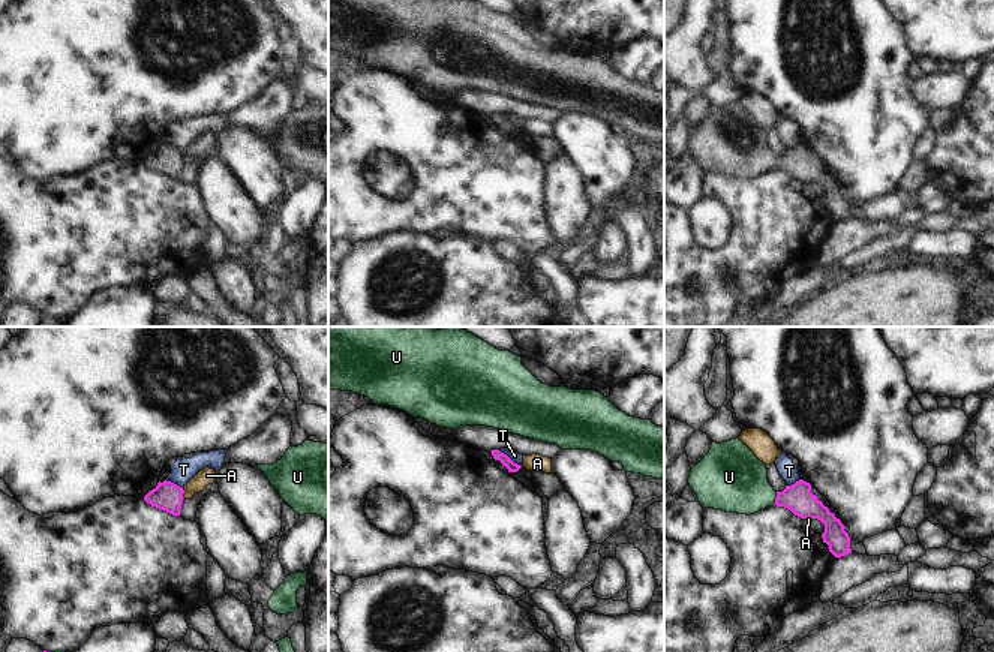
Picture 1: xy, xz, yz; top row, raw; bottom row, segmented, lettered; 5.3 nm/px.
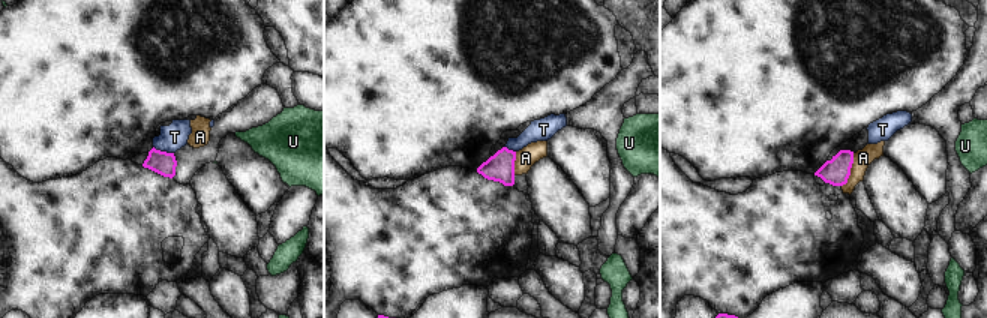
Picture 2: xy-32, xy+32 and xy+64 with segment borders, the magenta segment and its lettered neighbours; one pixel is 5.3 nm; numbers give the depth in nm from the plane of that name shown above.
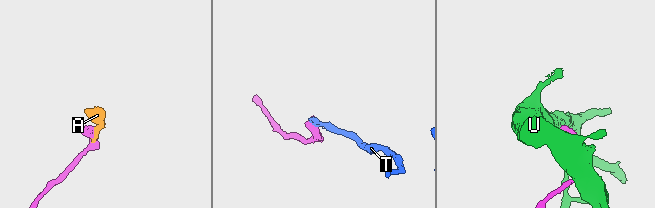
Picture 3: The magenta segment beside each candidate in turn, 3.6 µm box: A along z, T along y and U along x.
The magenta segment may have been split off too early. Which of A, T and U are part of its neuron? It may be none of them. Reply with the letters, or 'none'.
U

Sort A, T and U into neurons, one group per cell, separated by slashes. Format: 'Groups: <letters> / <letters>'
Groups: A / T / U

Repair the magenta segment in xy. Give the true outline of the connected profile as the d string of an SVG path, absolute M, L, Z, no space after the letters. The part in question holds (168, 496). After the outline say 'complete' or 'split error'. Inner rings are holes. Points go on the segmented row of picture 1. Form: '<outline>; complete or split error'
M165 480L163 483L159 481L157 486L144 496L144 501L172 516L180 516L184 499L183 493L183 487Z; complete

